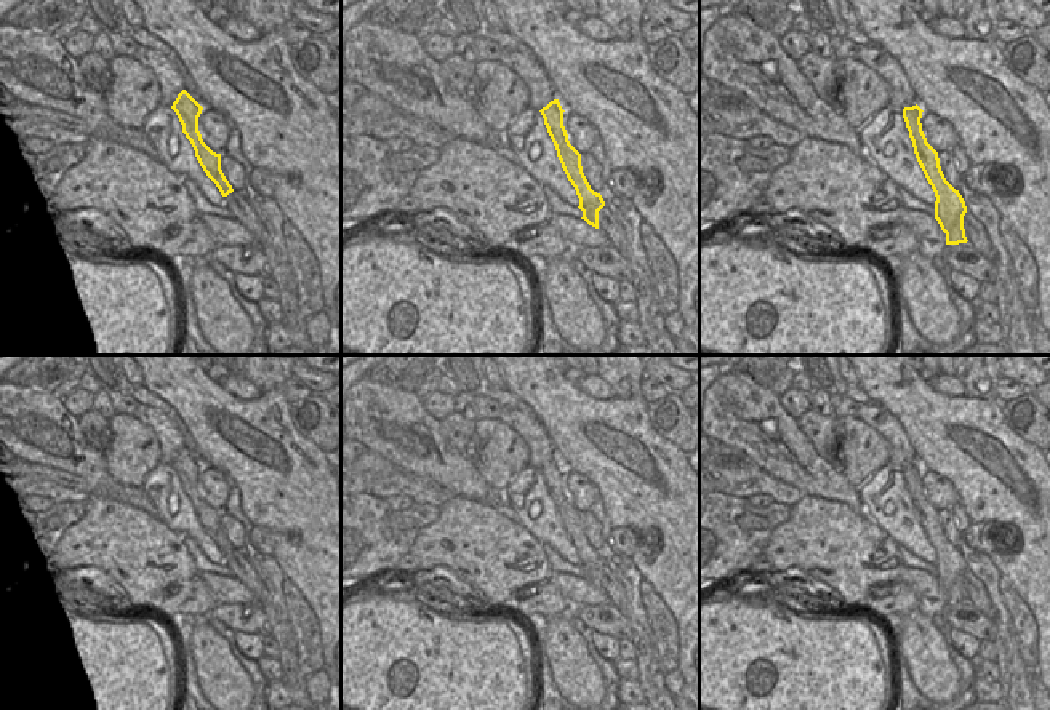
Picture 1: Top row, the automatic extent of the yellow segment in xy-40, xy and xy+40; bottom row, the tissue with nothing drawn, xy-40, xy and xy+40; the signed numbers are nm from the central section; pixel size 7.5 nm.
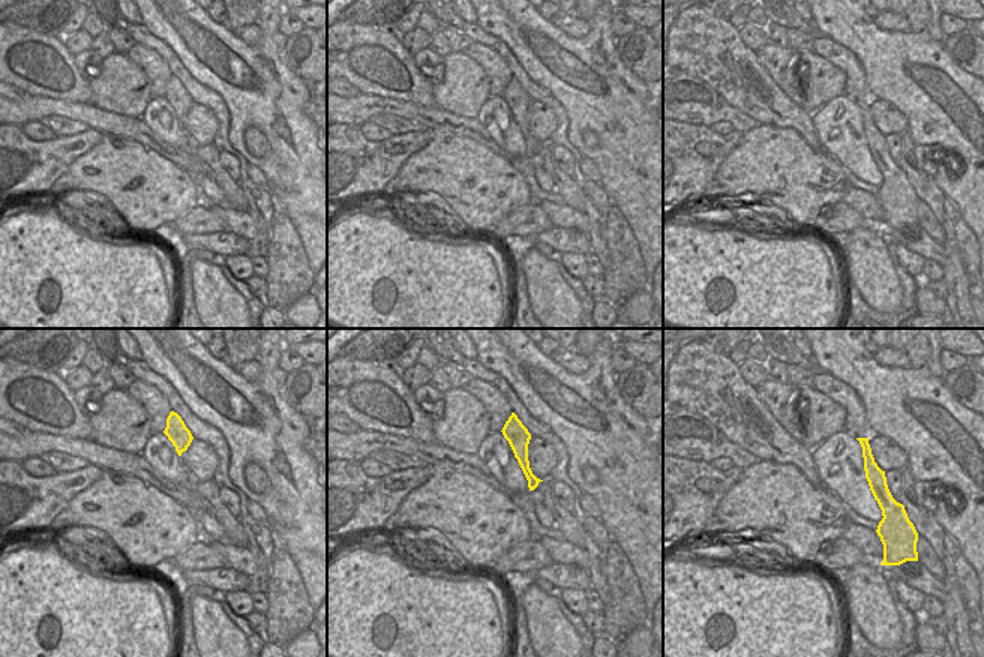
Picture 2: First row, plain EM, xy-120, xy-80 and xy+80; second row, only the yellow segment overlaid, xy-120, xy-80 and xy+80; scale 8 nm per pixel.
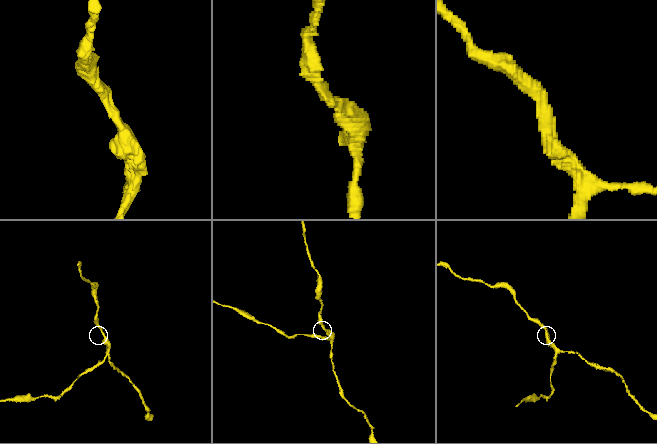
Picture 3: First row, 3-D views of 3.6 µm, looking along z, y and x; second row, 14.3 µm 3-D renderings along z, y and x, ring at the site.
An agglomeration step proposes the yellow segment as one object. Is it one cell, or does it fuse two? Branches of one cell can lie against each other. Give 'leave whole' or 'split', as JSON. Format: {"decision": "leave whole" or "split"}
{"decision": "leave whole"}

